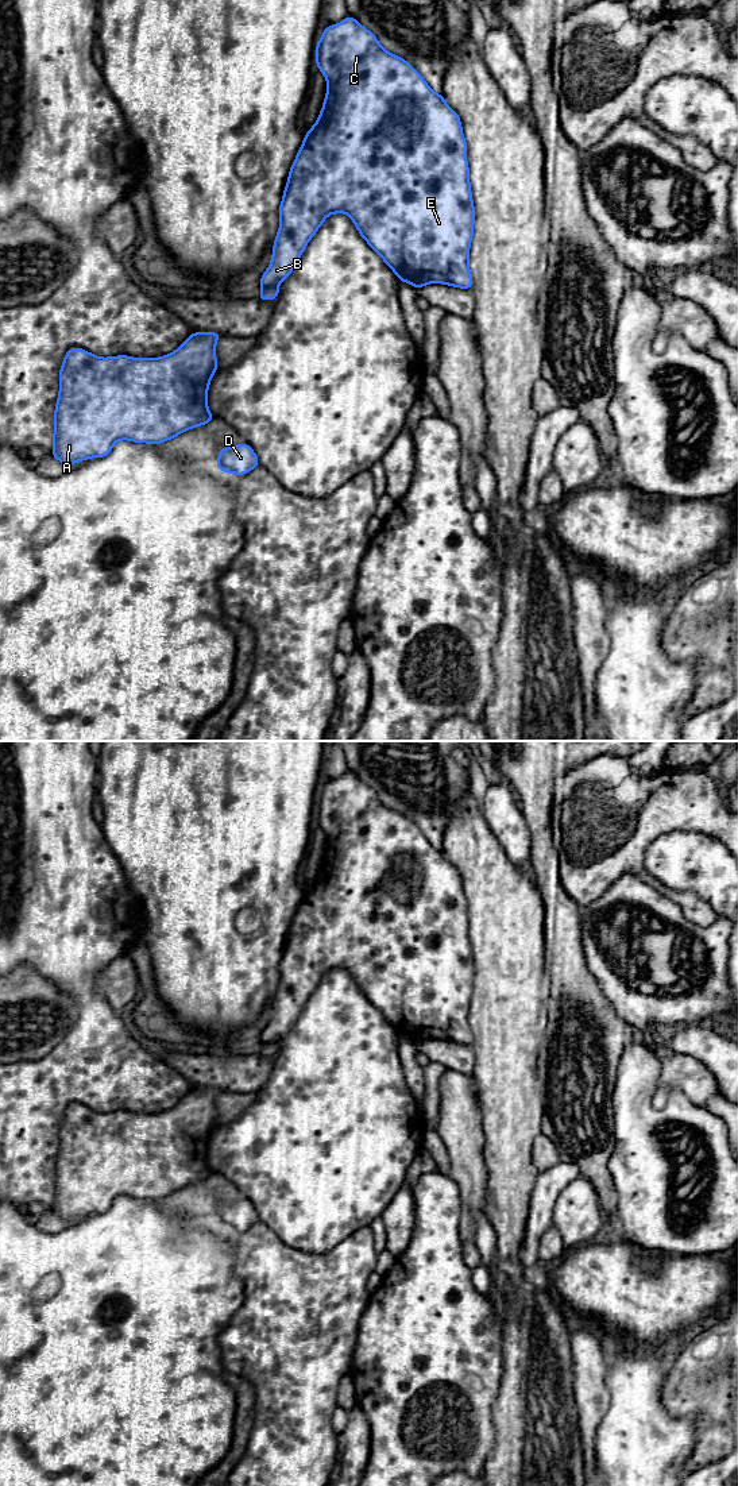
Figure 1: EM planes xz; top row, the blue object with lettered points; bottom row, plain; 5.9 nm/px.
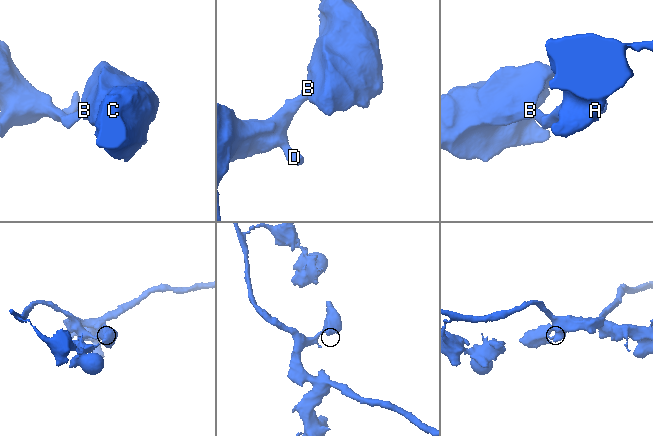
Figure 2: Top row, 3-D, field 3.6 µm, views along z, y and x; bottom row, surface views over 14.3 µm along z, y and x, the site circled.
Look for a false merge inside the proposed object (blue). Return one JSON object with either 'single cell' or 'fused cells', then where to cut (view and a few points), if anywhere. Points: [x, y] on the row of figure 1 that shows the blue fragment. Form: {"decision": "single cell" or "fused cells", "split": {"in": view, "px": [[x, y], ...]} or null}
{"decision": "fused cells", "split": {"in": "xz", "px": [[262, 285], [277, 286]]}}

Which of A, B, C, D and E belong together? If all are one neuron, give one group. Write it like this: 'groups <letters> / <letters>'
groups A D / B C E

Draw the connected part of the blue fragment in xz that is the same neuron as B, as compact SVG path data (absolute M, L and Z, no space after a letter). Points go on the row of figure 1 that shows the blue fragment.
M349 15L341 23L331 24L324 30L321 39L316 45L316 65L327 77L327 96L318 120L305 134L302 146L291 165L278 211L281 225L273 246L271 263L262 275L259 285L279 286L279 283L291 274L306 244L314 236L324 220L332 213L347 213L362 238L382 256L385 263L395 273L401 282L409 282L416 289L428 283L444 283L448 286L471 289L474 281L468 259L474 235L475 208L470 185L470 167L467 163L467 142L463 135L459 115L447 105L443 94L430 89L417 69L401 57L386 51L379 45L378 38Z

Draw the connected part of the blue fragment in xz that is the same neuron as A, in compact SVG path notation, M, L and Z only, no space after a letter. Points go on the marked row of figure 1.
M194 332L174 352L162 358L127 355L100 358L82 348L70 348L59 370L59 394L54 412L51 455L63 464L107 456L119 440L161 444L194 426L208 424L215 416L206 404L208 387L217 371L217 332Z

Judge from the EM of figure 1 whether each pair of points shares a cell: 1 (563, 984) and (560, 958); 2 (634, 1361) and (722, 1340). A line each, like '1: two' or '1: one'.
1: one
2: two

